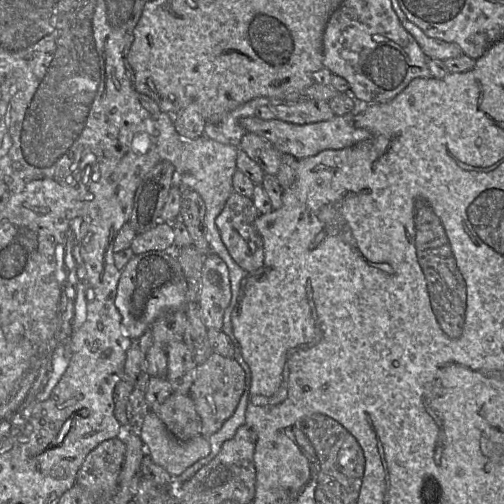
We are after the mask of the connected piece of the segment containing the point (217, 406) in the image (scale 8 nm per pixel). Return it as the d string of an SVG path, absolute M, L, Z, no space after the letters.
M213 353L204 363L197 365L189 396L201 418L202 436L209 438L221 429L234 414L245 391L247 374L236 360Z

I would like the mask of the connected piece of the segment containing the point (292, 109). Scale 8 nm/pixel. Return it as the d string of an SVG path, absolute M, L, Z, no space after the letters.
M301 100L293 104L271 103L271 110L275 119L296 125L327 121L335 117L328 103L323 100Z

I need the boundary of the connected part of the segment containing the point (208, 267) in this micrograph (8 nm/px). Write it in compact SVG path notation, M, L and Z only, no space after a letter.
M215 253L204 255L201 269L198 304L200 316L208 329L221 331L224 314L232 300L229 270Z

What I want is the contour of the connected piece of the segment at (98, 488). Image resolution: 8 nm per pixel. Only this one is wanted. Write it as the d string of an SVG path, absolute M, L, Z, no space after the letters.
M117 438L105 440L85 457L76 476L77 484L89 491L94 503L116 492L125 460L126 446Z

